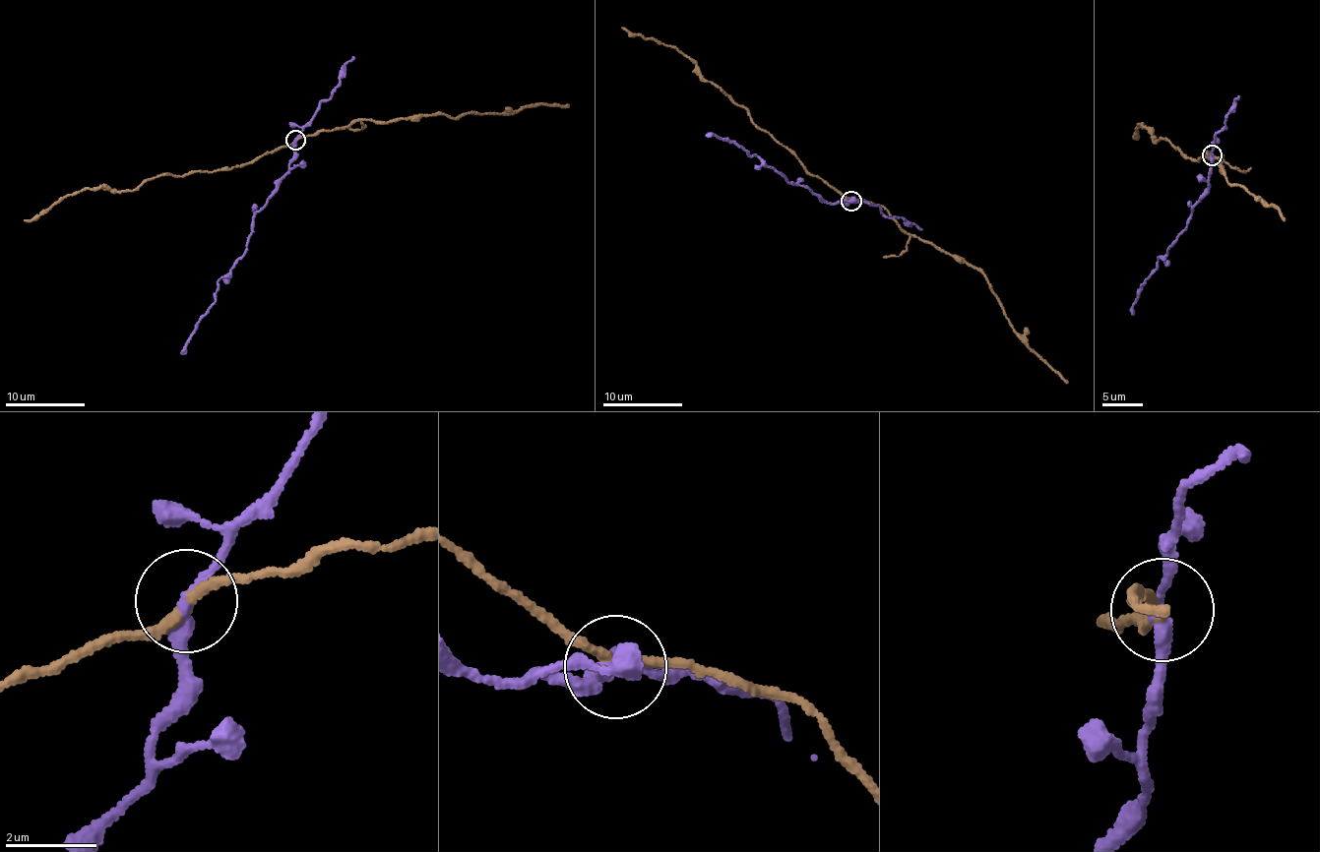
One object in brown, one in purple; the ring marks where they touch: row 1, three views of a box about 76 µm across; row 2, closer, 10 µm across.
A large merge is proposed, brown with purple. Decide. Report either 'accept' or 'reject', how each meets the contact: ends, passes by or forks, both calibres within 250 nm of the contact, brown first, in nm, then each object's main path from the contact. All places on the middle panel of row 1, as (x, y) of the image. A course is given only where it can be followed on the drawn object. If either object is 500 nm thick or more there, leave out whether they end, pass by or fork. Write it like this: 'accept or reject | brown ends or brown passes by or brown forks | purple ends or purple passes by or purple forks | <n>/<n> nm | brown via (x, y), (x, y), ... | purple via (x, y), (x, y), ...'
reject | brown passes by | purple passes by | 220/260 nm | brown via (850, 201), (808, 172), (679, 51), (622, 27) | purple via (850, 201), (844, 206), (832, 204), (789, 184), (781, 173), (753, 154), (749, 156), (746, 150), (706, 135)

